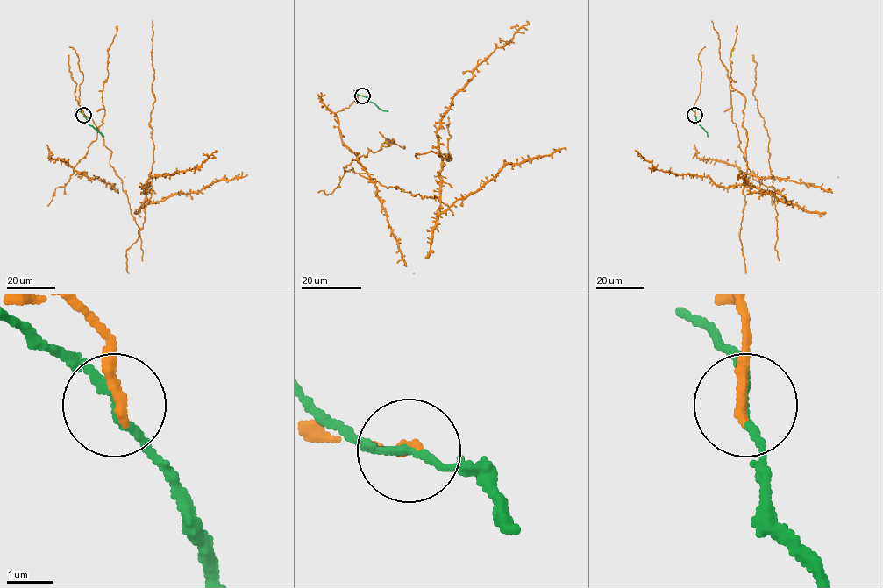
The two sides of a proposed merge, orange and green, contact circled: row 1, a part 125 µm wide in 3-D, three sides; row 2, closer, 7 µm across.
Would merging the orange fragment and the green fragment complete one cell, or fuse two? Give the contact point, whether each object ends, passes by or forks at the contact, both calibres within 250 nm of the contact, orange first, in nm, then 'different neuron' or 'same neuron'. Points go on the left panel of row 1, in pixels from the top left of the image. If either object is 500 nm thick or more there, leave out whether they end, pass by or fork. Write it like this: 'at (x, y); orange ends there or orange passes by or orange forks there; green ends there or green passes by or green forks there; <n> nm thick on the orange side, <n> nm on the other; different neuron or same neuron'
at (83, 115); orange ends there; green passes by; 240 nm thick on the orange side, 160 nm on the other; different neuron

